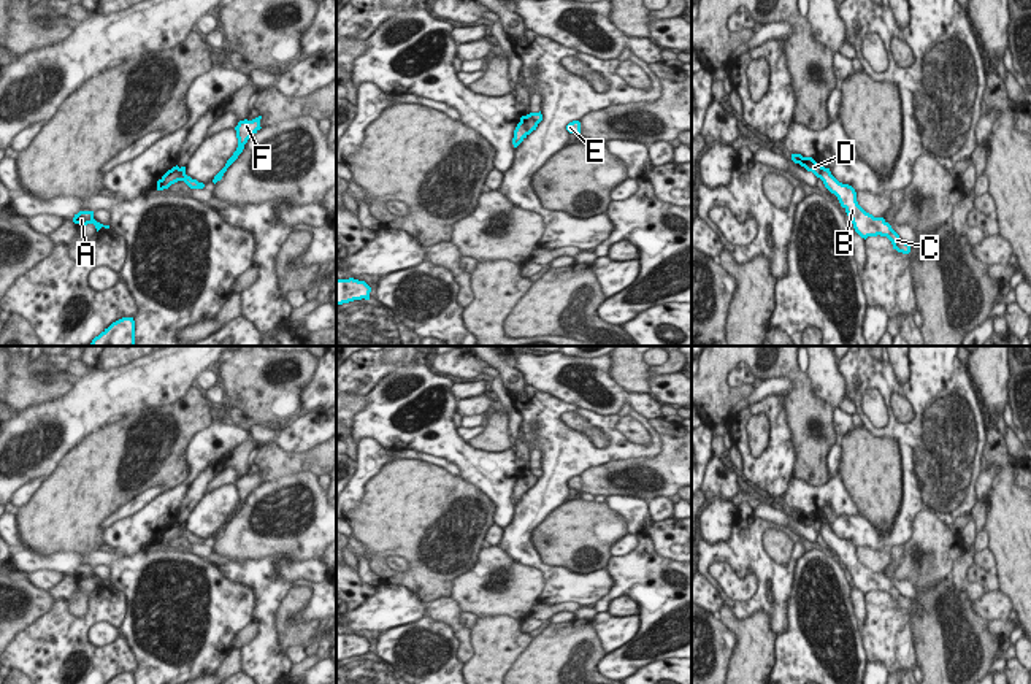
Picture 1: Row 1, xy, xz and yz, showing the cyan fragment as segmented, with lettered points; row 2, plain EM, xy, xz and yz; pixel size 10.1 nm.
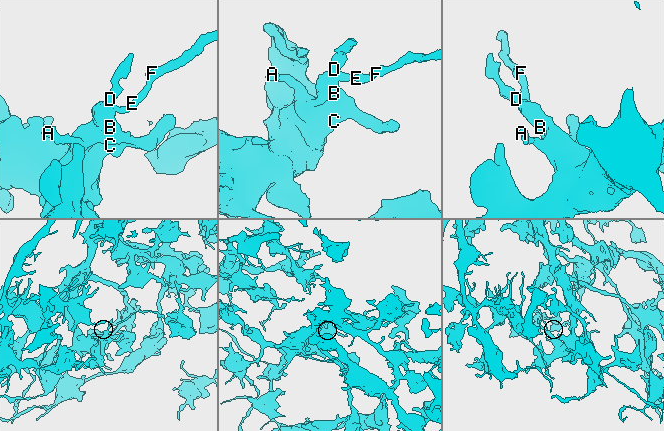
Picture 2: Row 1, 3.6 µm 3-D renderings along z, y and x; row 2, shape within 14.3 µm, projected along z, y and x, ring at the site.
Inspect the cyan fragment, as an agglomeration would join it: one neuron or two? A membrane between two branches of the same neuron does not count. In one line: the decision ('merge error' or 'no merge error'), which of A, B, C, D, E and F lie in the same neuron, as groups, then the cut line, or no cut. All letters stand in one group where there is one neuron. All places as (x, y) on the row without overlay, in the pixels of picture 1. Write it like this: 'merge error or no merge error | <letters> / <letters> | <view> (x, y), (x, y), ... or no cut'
merge error | A B C / D E F | xy (178, 524), (183, 535)

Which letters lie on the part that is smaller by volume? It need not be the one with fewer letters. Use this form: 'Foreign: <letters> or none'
Foreign: D, E, F

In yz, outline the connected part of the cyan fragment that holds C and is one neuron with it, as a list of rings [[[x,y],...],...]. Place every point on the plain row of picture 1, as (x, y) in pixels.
[[[822,522],[822,532],[825,543],[834,549],[845,565],[847,571],[852,574],[855,587],[861,594],[868,592],[887,592],[893,605],[903,609],[910,608],[910,598],[906,598],[899,594],[899,590],[891,584],[891,581],[883,573],[874,573],[866,568],[857,557],[857,548],[852,541],[839,538],[830,527],[830,524]]]

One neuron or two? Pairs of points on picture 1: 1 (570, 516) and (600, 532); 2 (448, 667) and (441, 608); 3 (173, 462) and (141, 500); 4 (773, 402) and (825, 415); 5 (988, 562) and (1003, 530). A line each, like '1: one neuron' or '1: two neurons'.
1: one neuron
2: two neurons
3: two neurons
4: two neurons
5: two neurons

